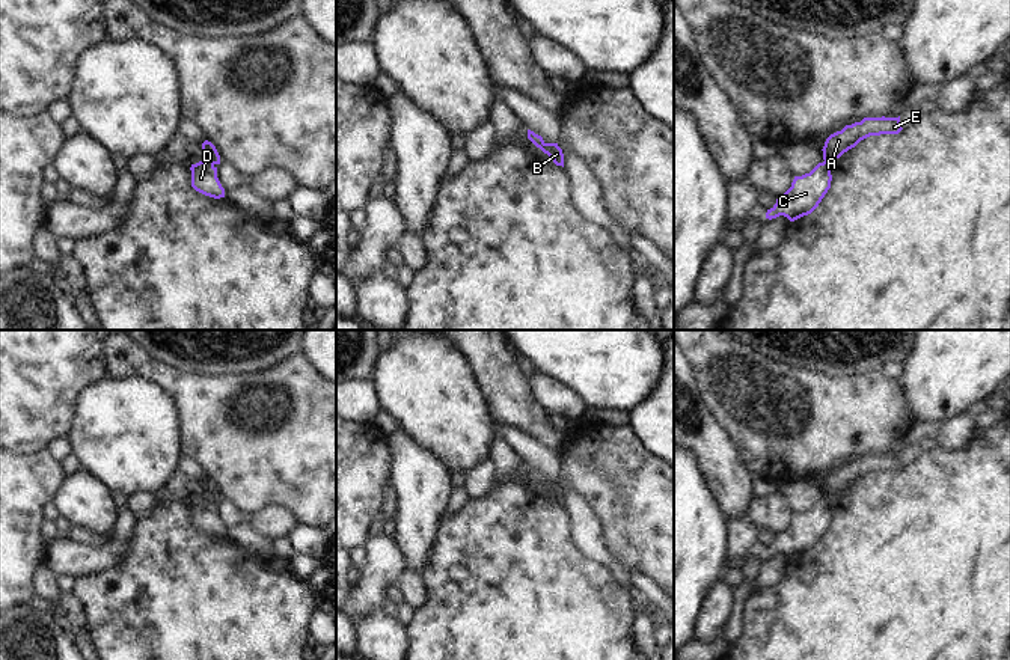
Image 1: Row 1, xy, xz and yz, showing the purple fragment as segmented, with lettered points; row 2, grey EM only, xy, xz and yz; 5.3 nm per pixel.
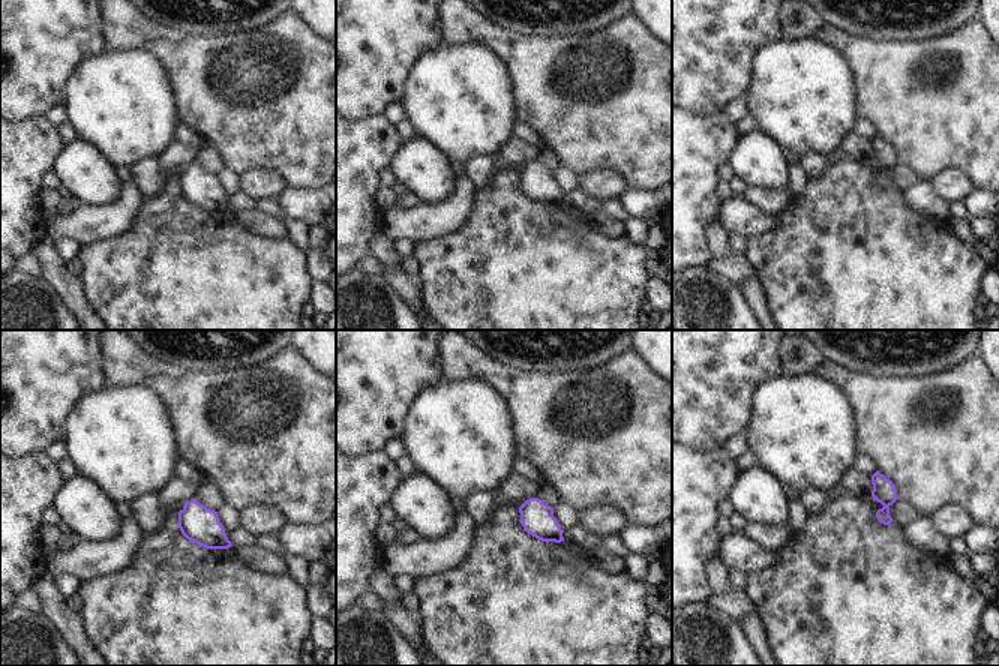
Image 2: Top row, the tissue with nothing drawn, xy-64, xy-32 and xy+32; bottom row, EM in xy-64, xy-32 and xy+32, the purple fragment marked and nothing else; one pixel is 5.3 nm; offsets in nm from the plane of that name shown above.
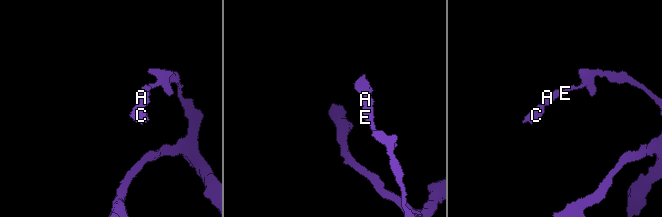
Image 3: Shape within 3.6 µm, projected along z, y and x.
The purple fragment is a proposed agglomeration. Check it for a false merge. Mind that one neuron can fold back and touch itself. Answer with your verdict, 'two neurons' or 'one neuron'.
two neurons

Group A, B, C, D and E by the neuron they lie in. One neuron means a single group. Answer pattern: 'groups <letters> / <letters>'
groups A B E / C D

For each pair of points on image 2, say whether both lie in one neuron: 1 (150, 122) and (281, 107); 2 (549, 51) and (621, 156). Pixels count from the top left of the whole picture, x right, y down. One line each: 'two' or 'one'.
1: two
2: one

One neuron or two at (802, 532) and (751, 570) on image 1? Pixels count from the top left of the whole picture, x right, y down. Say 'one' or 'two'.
two

